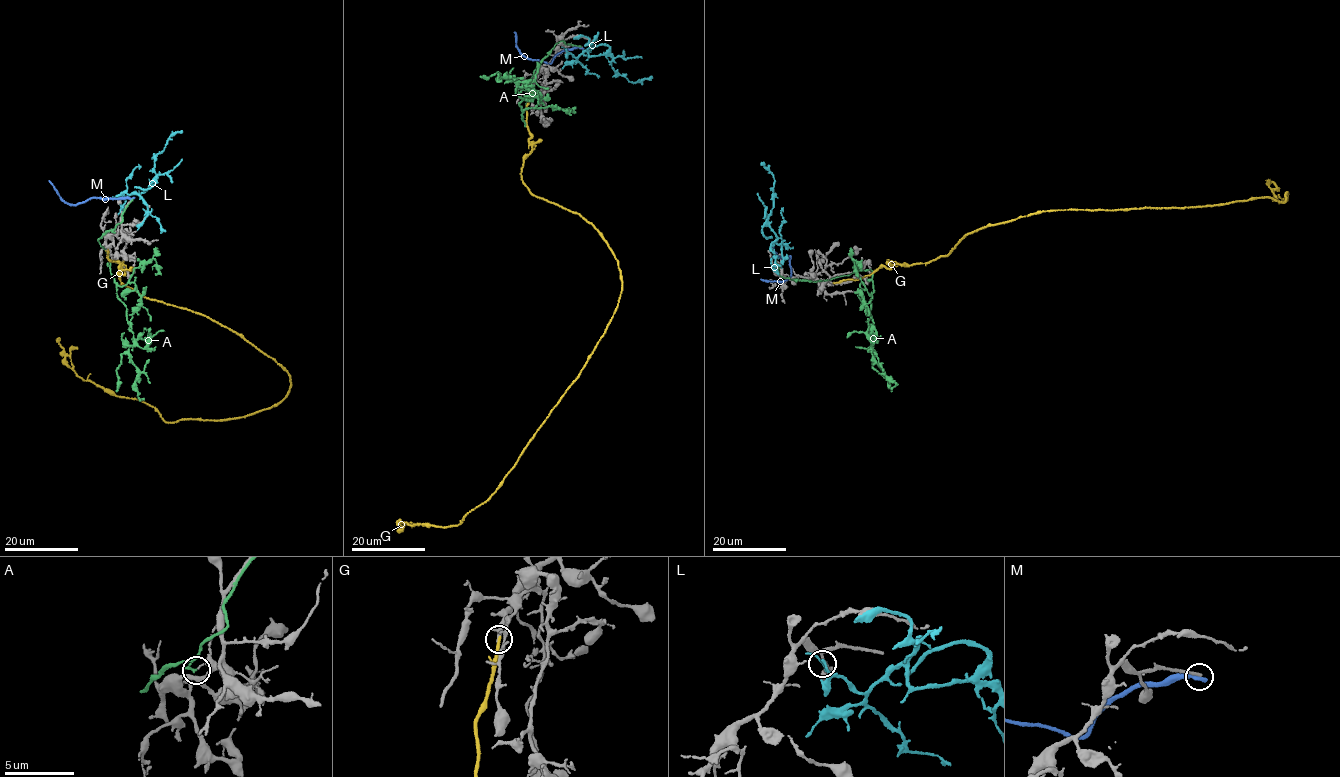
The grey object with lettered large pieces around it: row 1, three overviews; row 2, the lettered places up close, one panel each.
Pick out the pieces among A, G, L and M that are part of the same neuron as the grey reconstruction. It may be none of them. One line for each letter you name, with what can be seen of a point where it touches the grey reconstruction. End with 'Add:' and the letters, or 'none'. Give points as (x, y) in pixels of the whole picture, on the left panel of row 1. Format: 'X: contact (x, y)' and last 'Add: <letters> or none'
G: contact (107, 250)
Add: G

